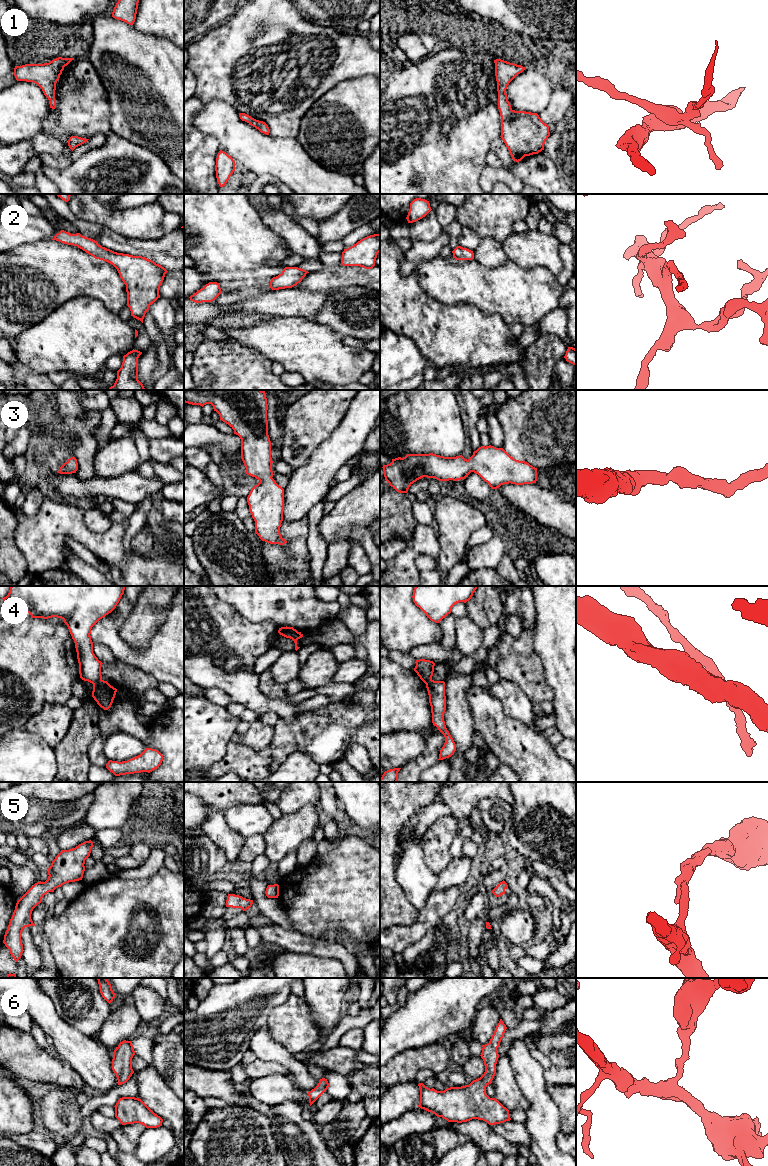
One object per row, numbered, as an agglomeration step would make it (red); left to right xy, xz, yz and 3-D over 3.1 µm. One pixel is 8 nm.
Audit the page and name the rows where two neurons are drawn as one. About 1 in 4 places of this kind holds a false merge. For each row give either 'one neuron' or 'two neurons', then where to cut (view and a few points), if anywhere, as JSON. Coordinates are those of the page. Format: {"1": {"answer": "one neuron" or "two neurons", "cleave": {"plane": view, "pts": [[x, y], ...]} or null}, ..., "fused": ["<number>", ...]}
{"1": {"answer": "one neuron", "cleave": null}, "2": {"answer": "one neuron", "cleave": null}, "3": {"answer": "one neuron", "cleave": null}, "4": {"answer": "two neurons", "cleave": {"plane": "xy", "pts": [[101, 679], [93, 684]]}}, "5": {"answer": "one neuron", "cleave": null}, "6": {"answer": "one neuron", "cleave": null}, "fused": ["4"]}

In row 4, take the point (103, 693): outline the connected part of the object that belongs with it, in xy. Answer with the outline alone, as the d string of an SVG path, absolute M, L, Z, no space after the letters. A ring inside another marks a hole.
M100 680L93 684L92 697L101 708L108 710L113 703L116 692L117 689L107 681Z

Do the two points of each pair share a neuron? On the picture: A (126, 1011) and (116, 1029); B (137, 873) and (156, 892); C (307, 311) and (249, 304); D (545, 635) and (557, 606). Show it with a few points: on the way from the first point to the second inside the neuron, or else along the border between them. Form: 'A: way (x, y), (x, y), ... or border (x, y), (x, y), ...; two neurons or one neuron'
A: way (126, 1015), (126, 1019), (120, 1025); one neuron
B: border (162, 866), (154, 874), (146, 877), (117, 877); two neurons
C: way (293, 304), (263, 304); one neuron
D: way (552, 628), (557, 623), (557, 613); one neuron

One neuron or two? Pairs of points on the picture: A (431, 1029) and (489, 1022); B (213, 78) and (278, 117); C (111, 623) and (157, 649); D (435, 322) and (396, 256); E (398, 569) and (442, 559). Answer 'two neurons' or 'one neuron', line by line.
A: two neurons
B: one neuron
C: one neuron
D: one neuron
E: two neurons

